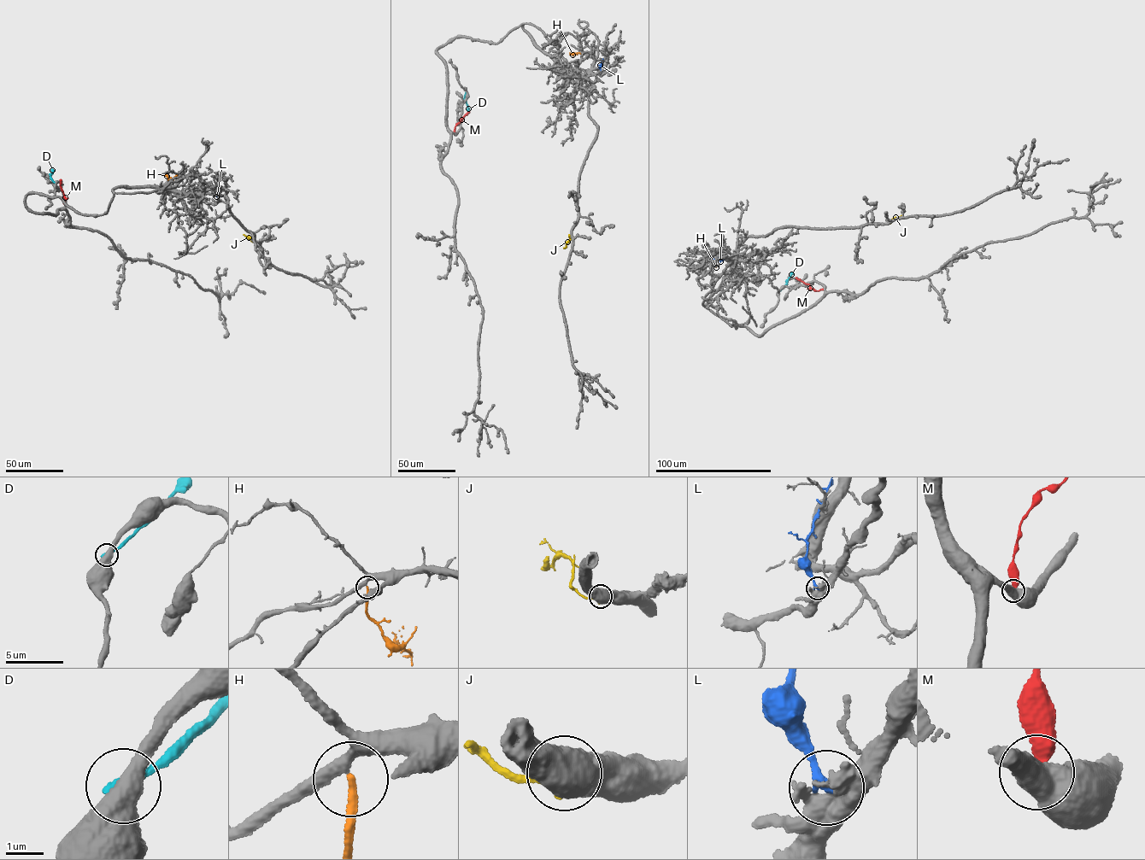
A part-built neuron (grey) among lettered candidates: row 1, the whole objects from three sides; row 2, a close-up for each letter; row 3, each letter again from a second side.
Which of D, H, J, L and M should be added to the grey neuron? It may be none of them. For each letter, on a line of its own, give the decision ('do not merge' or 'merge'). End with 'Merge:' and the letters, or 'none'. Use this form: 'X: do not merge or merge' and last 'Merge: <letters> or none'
D: do not merge
H: merge
J: do not merge
L: do not merge
M: do not merge
Merge: H

